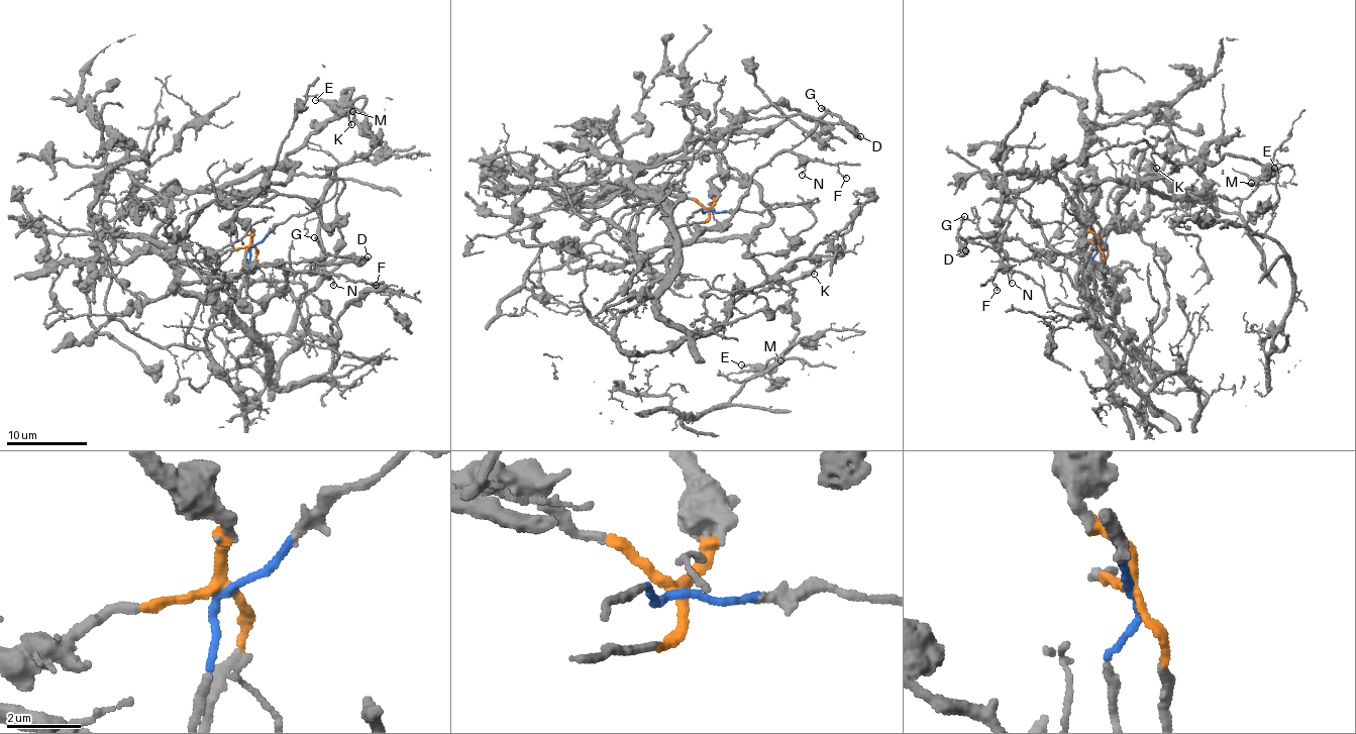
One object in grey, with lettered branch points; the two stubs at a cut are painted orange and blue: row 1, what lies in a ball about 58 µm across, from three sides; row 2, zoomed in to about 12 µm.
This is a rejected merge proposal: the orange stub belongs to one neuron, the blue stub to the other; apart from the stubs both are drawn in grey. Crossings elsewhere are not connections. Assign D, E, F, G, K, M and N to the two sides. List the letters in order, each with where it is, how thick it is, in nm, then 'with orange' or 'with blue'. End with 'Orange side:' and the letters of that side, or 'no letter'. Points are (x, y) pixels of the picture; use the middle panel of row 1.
D: place (860, 136); calibre 500 nm; with blue
E: place (741, 364); calibre 180 nm; with orange
F: place (846, 178); calibre 130 nm; with blue
G: place (821, 108); calibre 200 nm; with blue
K: place (814, 274); calibre 150 nm; with orange
M: place (780, 360); calibre 160 nm; with orange
N: place (802, 175); calibre 120 nm; with blue
Orange side: E, K, M

